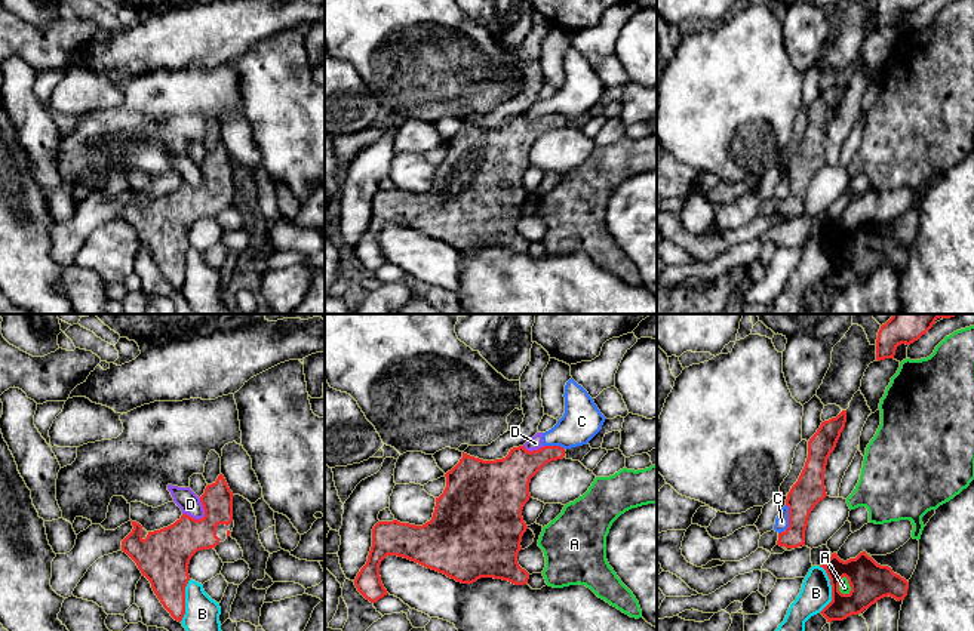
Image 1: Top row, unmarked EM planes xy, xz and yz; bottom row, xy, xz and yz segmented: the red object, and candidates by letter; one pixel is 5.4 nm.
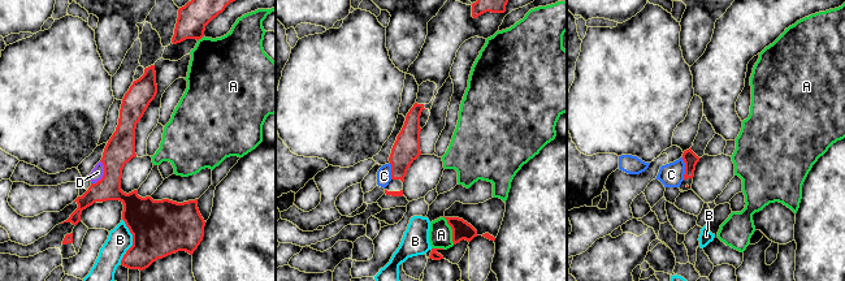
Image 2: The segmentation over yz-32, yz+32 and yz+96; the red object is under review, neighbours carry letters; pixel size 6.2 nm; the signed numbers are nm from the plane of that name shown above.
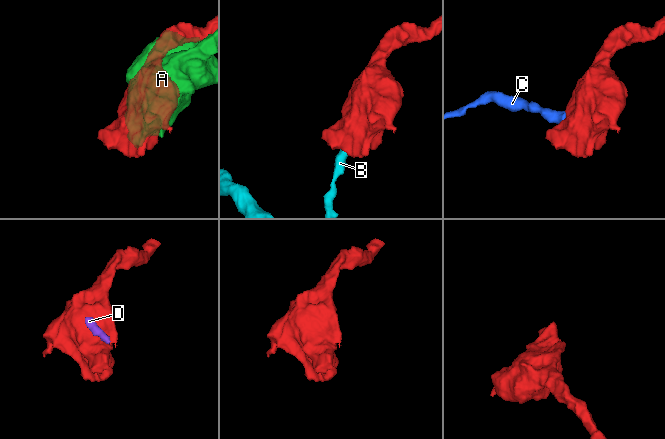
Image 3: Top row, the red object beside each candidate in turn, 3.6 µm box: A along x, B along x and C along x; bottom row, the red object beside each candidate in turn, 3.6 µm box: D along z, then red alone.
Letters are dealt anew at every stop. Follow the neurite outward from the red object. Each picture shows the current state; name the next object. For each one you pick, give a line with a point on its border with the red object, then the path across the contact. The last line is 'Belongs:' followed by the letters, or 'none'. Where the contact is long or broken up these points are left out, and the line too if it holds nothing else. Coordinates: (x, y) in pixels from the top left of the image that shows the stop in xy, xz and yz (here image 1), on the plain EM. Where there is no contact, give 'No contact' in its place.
Belongs: none

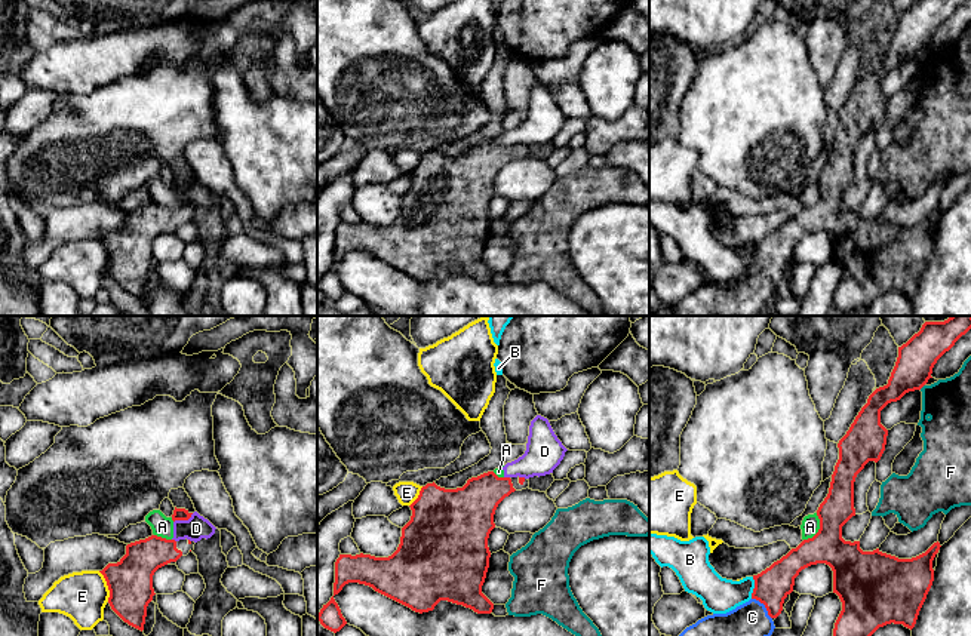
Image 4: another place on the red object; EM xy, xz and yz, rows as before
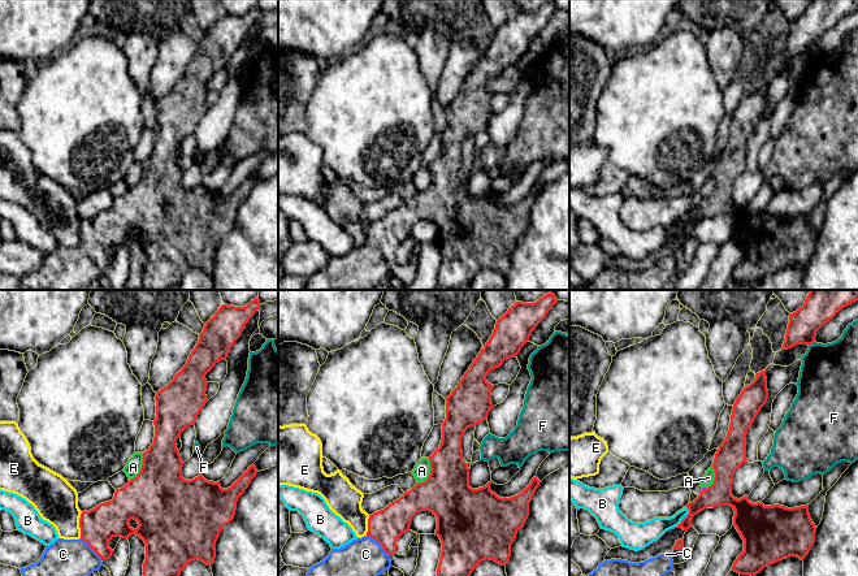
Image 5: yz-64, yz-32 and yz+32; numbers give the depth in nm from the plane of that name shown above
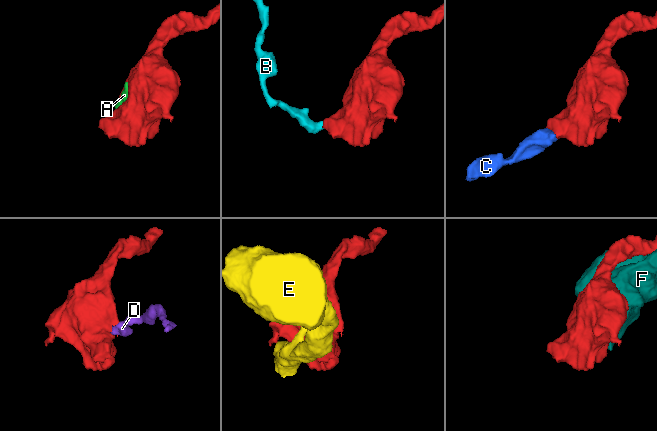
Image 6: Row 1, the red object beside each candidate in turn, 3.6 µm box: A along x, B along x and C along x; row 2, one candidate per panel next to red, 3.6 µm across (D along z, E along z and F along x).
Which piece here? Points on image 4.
C: Touches red at yz (765, 275). Path across: yz (771, 254), (765, 275), (731, 306)
Belongs: C

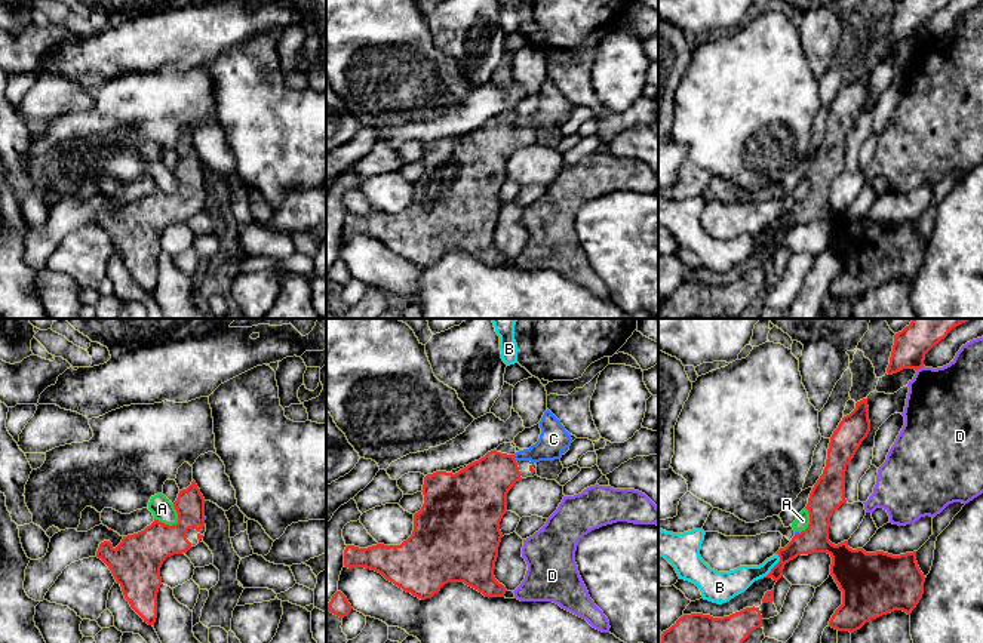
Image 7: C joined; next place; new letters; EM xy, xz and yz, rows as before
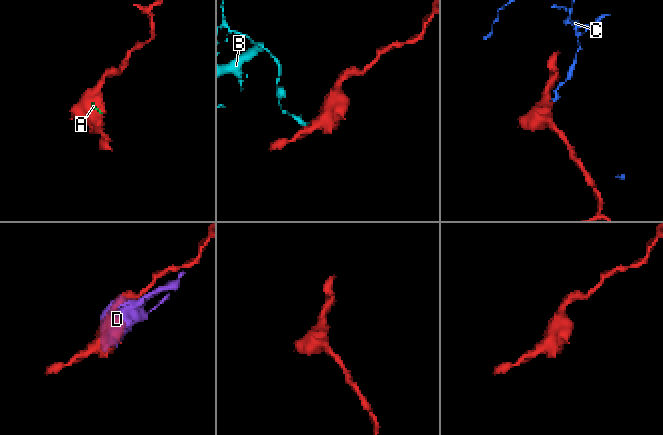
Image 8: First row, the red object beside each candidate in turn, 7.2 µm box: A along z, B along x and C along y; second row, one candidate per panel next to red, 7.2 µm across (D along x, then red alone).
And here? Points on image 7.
Belongs: none

